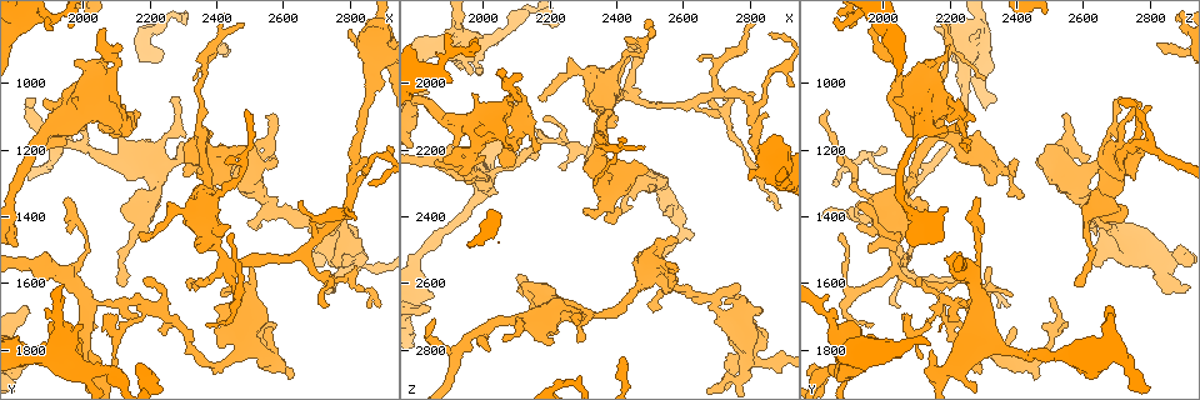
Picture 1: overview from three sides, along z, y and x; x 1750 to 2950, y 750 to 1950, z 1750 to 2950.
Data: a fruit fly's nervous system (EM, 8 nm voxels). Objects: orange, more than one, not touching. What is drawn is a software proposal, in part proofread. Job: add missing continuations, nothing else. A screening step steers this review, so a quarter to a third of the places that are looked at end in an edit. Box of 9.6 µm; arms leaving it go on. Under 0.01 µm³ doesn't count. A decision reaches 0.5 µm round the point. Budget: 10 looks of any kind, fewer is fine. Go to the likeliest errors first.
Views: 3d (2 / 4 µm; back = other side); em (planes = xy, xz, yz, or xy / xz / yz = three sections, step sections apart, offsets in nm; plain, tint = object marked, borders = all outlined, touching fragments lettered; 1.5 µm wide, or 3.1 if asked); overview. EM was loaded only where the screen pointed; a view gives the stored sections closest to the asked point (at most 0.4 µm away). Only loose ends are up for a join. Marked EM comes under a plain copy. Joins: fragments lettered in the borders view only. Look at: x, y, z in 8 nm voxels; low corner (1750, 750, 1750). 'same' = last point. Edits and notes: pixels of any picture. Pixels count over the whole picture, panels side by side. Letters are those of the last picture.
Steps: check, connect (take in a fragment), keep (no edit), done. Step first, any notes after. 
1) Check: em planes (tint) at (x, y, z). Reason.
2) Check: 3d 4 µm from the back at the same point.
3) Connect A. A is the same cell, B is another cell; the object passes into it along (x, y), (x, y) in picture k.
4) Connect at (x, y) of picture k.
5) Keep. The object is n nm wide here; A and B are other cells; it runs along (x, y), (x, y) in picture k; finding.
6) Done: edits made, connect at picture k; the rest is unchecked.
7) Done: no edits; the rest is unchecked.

Check: em yz step 8 (tint) at (2580, 1230, 2470).

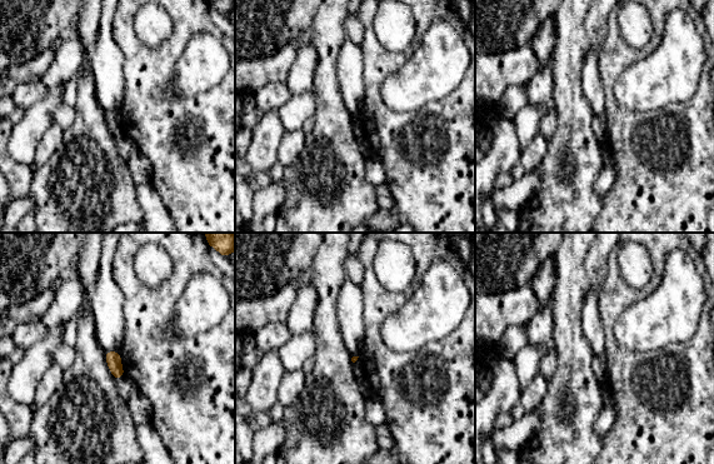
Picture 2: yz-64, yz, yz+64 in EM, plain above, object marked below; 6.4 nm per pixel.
Check: em planes (borders) at the same point. Cut it another way.

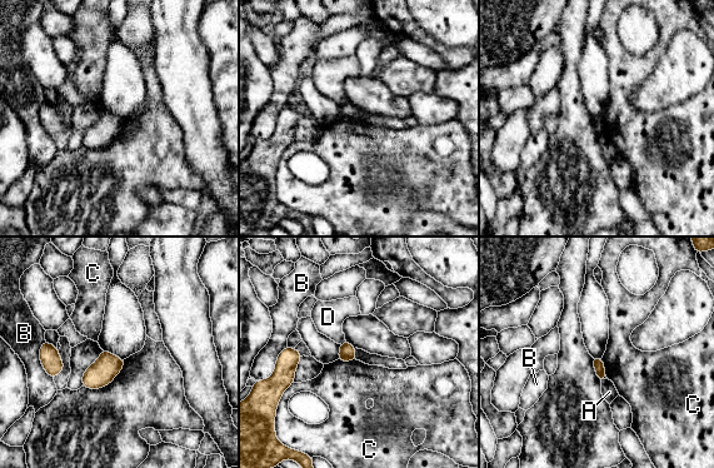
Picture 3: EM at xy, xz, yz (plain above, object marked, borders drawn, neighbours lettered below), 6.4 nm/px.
Keep. The longest contact is with B, 260 nm; A, B, C and D are other cells; a border runs along (338, 358), (343, 361), (355, 359) in picture 3; none of them fits.

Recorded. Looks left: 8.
Check: em planes (borders) at (2500, 1550, 2320). An open end.

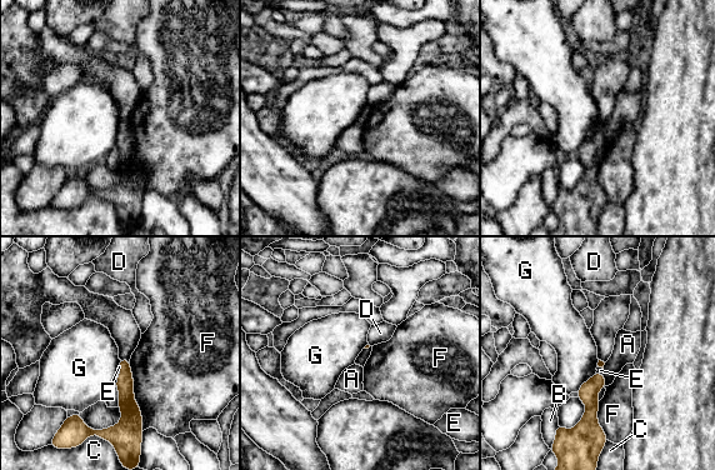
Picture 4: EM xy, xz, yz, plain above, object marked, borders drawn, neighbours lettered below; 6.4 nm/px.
Keep. A, B, C, D, E, F and G are other cells; it runs along (125, 363), (126, 419), (114, 431) in picture 4; none of them fits.

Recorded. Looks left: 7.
Check: em xy step 8 (borders) at (2800, 840, 2280). An open end.

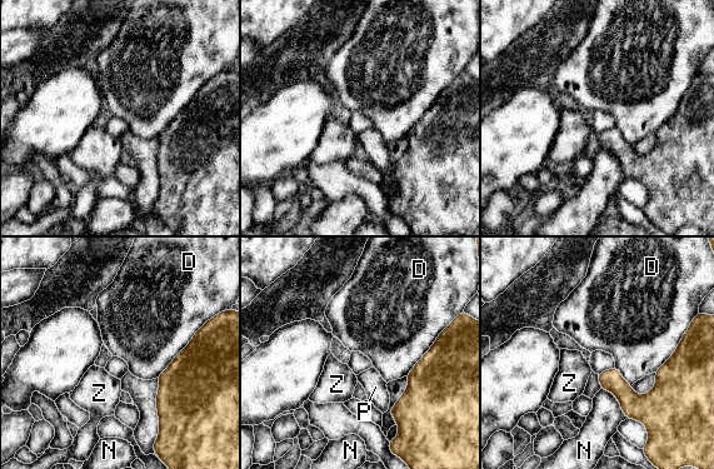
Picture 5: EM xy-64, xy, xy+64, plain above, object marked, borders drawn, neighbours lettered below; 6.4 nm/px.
Check: em planes (borders) at the same point.

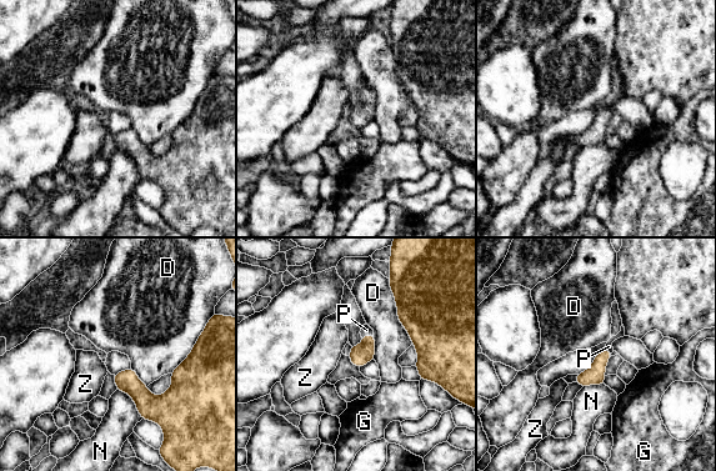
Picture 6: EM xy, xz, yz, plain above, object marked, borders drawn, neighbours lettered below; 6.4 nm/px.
Connect at (366, 330) of picture 6. The object is 130 nm wide here; P is the same cell, D, G, N and Z are other cells; the object passes into it along (361, 354), (367, 335), (366, 330) in picture 6; the neuron continues.

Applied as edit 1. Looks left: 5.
Check: em planes (borders) at (1900, 1710, 1910). Branch stops here.

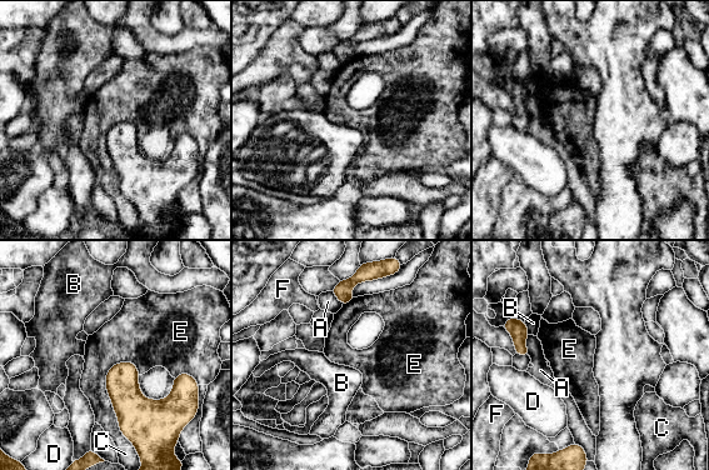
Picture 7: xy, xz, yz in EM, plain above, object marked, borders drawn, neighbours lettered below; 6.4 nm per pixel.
Keep. A, B, C, D, E and F are other cells; a border runs along (126, 360), (106, 393), (133, 444) in picture 7; no lettered fragment goes on from it.

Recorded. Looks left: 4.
Done: edits made, connect at picture 6; the rest is unchecked.

